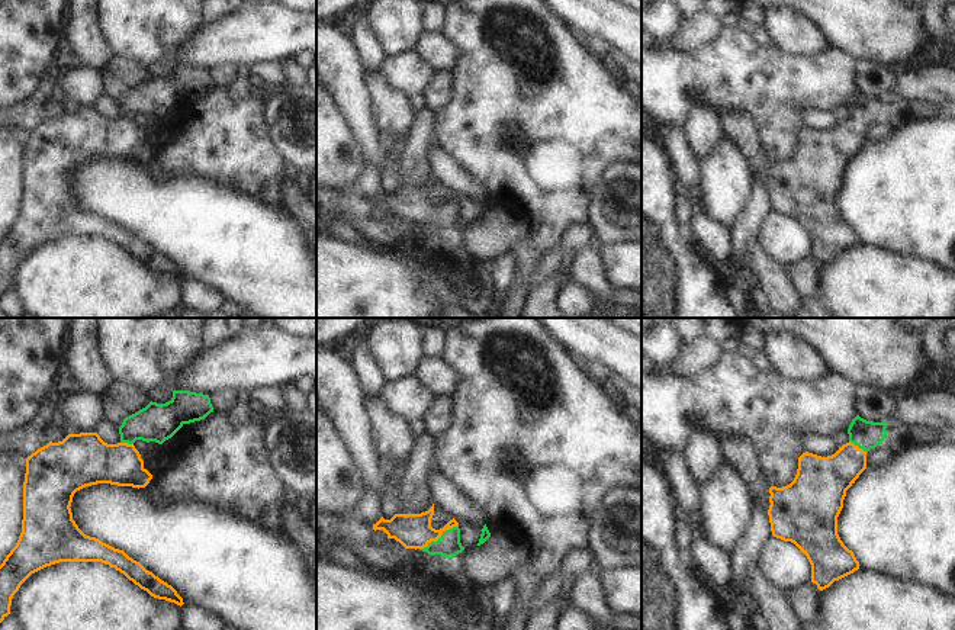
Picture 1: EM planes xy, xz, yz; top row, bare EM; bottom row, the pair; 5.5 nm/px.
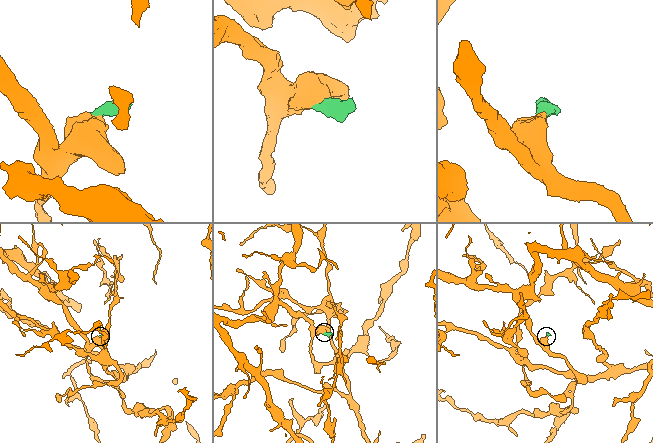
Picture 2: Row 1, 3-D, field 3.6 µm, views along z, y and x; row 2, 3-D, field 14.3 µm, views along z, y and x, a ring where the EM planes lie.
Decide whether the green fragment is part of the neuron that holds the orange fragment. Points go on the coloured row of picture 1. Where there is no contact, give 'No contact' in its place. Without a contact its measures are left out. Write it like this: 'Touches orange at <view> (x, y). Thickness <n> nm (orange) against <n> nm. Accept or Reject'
Touches orange at xz (439, 537). Thickness 190 nm (orange) against 130 nm. Accept.

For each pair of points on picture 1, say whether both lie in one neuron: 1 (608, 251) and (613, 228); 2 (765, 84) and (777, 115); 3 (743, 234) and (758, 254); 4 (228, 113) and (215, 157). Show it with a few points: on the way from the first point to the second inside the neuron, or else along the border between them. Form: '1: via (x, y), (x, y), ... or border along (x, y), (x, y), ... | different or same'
1: border along (626, 240), (603, 243) | different
2: via (772, 92), (775, 95), (775, 108) | same
3: border along (758, 241), (743, 262), (743, 272) | different
4: via (228, 124), (228, 138), (224, 147) | same

